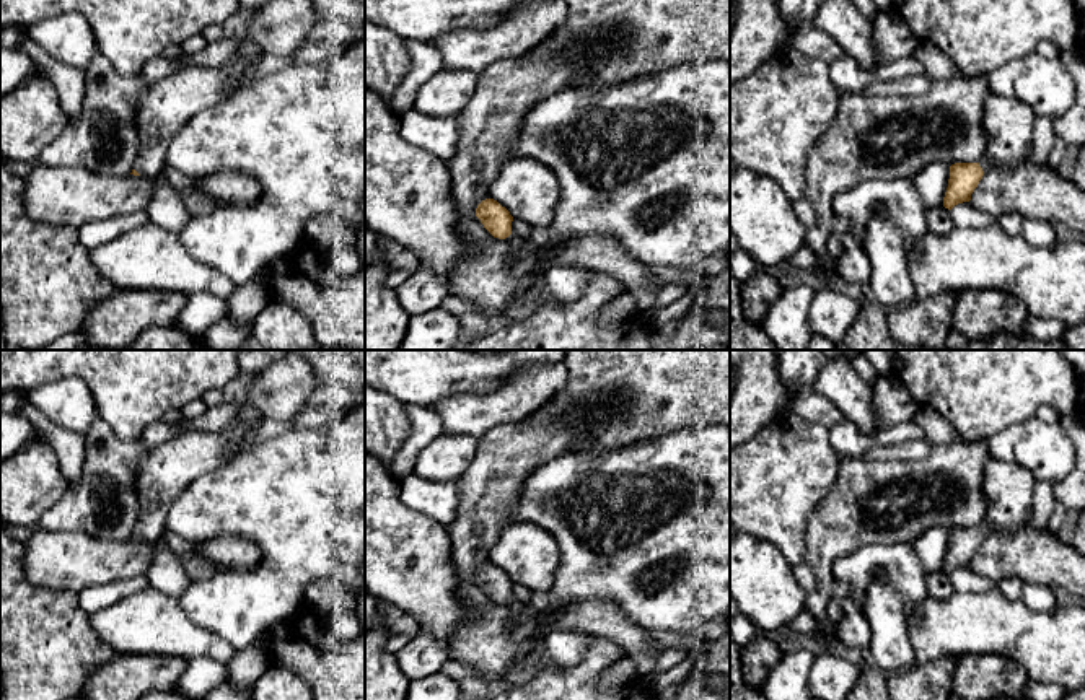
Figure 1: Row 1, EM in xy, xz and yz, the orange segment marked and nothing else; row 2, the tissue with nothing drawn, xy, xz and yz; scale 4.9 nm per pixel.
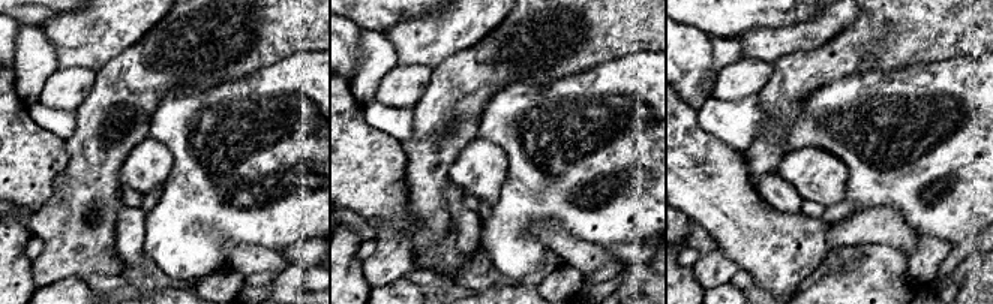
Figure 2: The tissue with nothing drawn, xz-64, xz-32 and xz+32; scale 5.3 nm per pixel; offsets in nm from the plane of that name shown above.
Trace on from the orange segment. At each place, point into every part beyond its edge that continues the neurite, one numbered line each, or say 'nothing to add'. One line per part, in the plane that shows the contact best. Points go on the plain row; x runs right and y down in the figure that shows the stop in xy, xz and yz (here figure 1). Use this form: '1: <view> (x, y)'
1: yz (1009, 490)

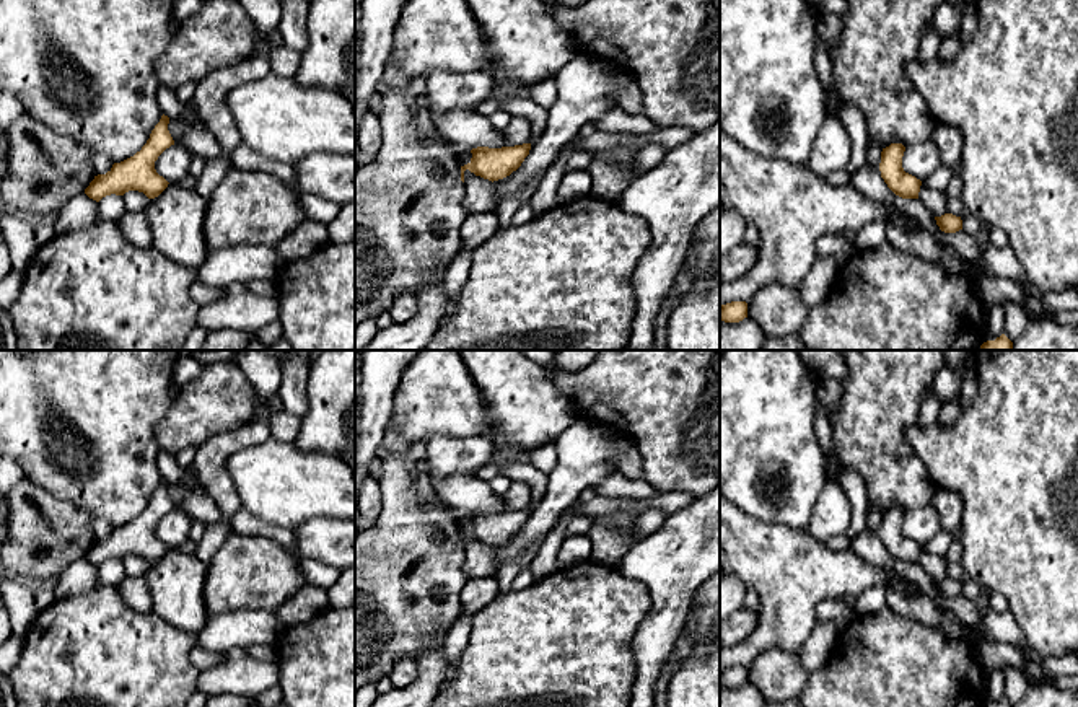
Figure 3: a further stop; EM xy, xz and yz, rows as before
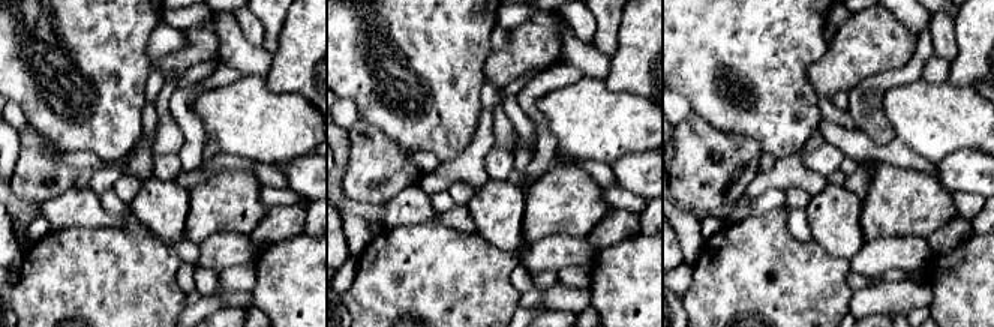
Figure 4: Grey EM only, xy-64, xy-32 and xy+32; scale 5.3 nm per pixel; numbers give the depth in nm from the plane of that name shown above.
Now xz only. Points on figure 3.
nothing to add

